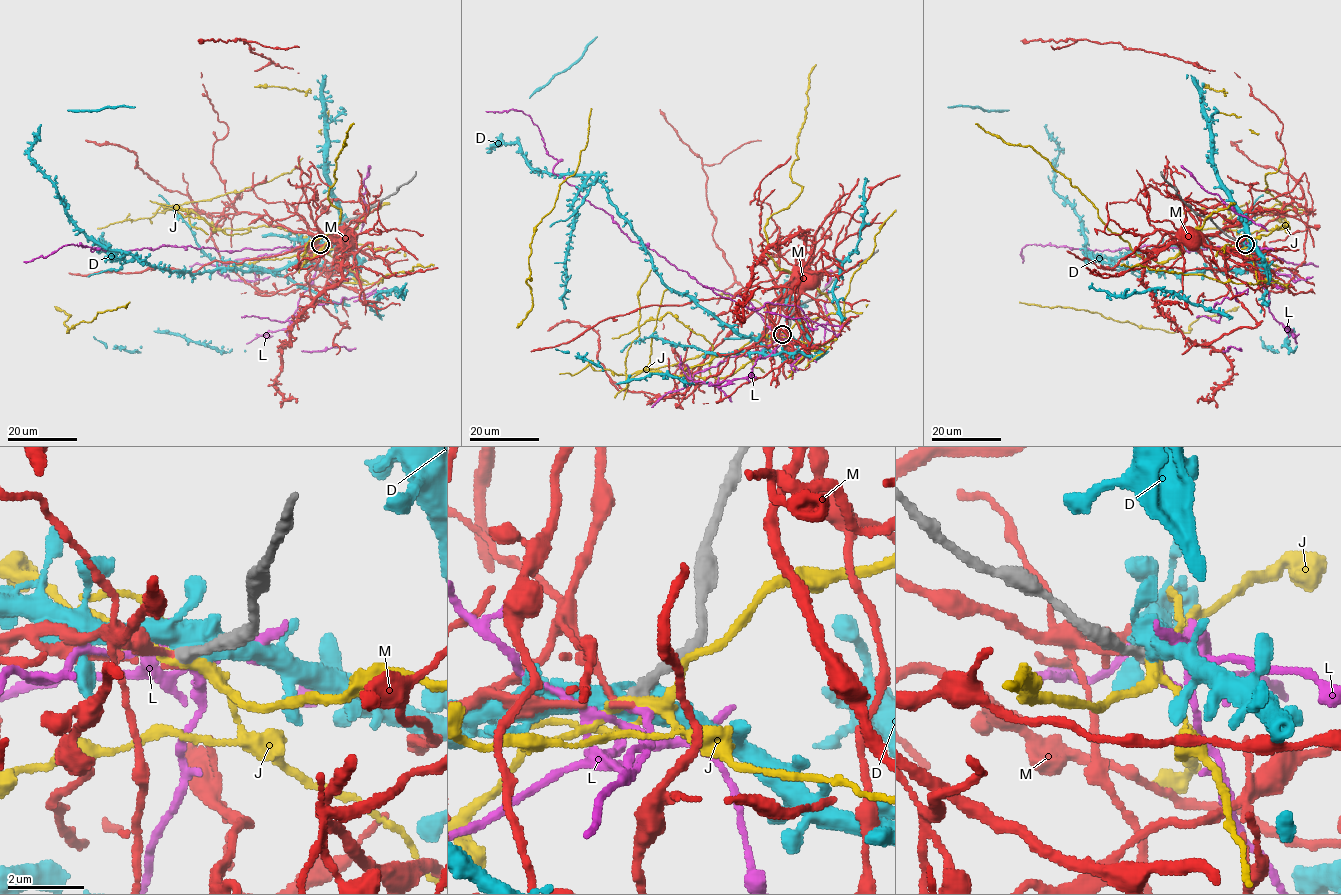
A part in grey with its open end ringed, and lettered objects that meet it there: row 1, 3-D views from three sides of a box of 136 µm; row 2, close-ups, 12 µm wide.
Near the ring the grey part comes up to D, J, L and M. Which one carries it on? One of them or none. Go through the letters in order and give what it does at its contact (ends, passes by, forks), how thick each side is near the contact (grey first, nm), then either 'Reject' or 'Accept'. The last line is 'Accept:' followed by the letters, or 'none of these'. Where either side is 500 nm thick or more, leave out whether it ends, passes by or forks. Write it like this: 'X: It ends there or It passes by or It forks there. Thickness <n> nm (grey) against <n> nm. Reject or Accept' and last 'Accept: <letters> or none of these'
D: It forks there. Thickness 360 nm (grey) against 480 nm. Reject
J: It forks there. Thickness 360 nm (grey) against 220 nm. Reject
L: It ends there. Thickness 360 nm (grey) against 240 nm. Reject
M: It ends there. Thickness 340 nm (grey) against 220 nm. Reject
Accept: none of these

